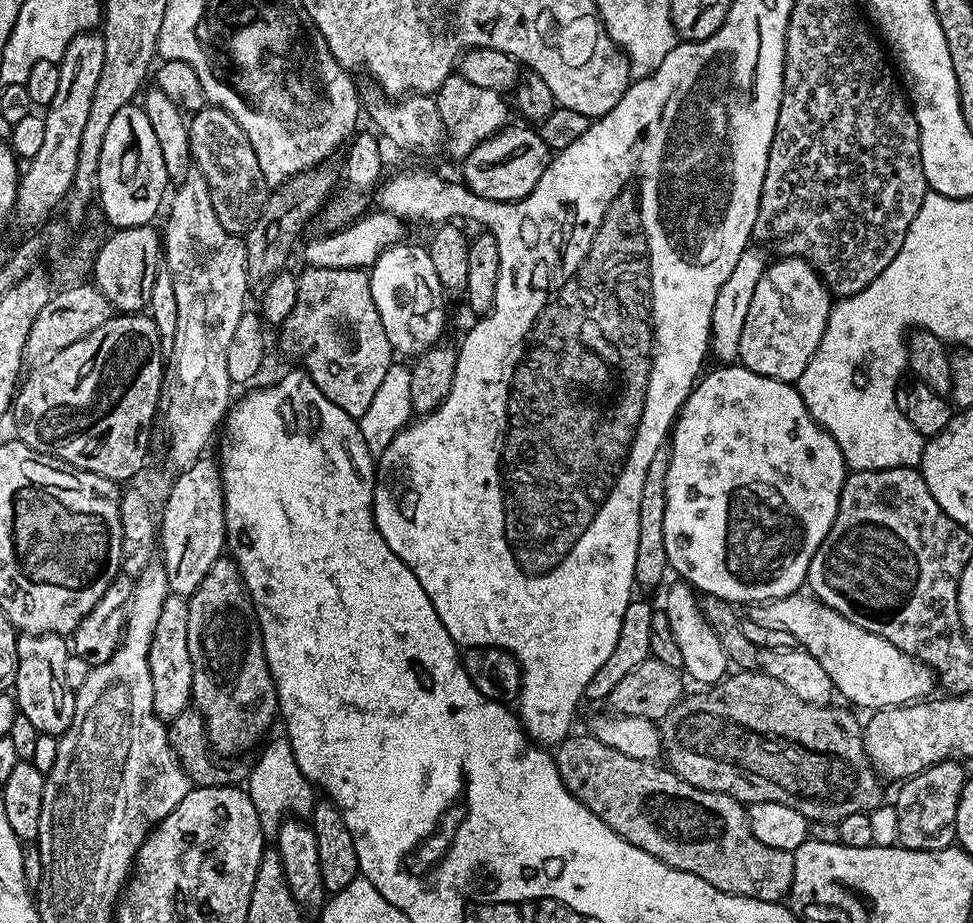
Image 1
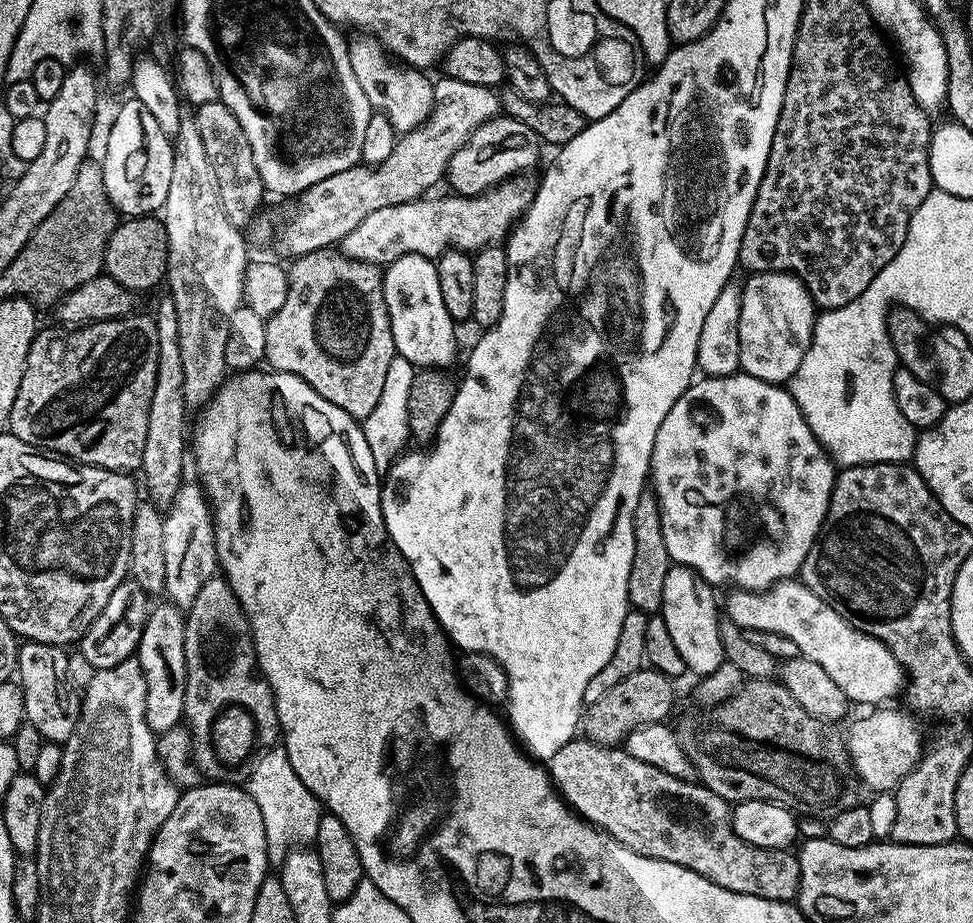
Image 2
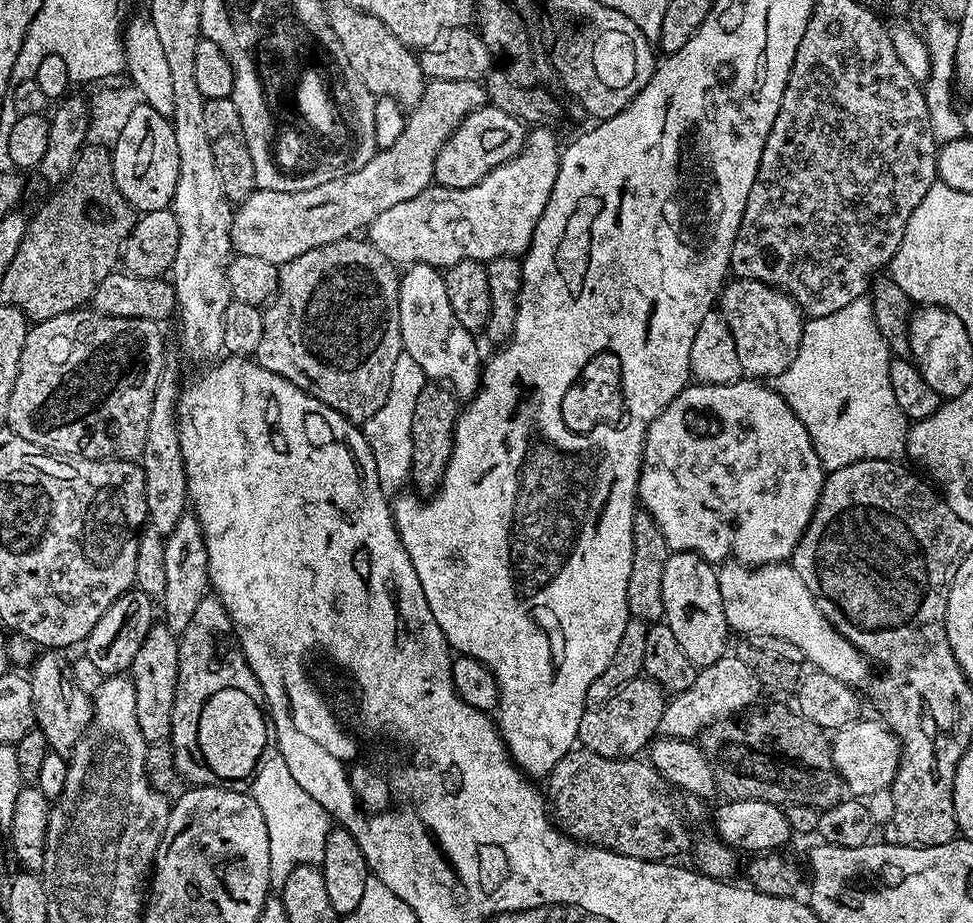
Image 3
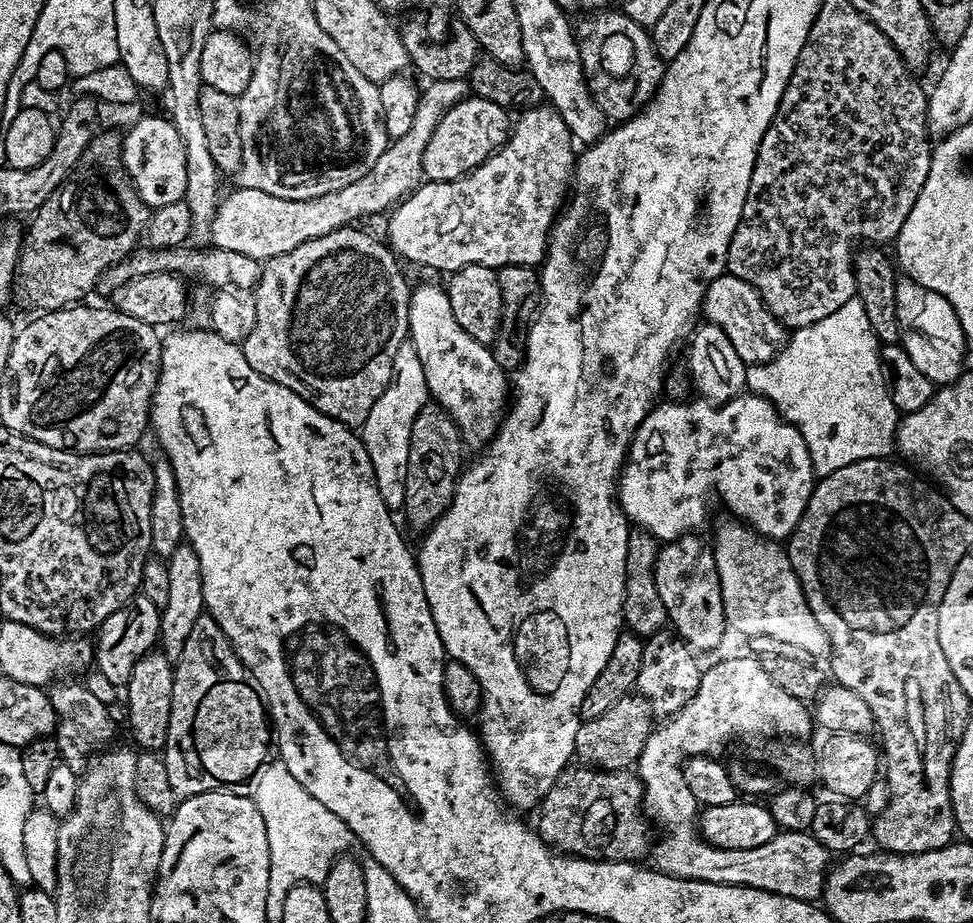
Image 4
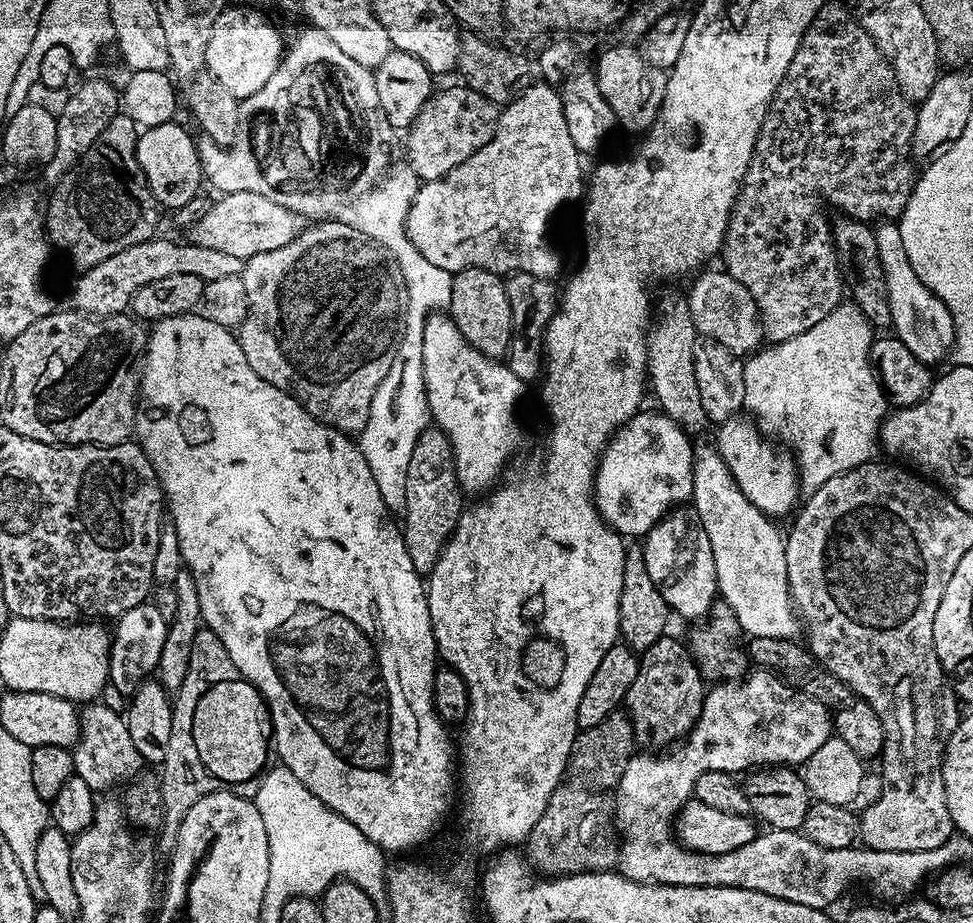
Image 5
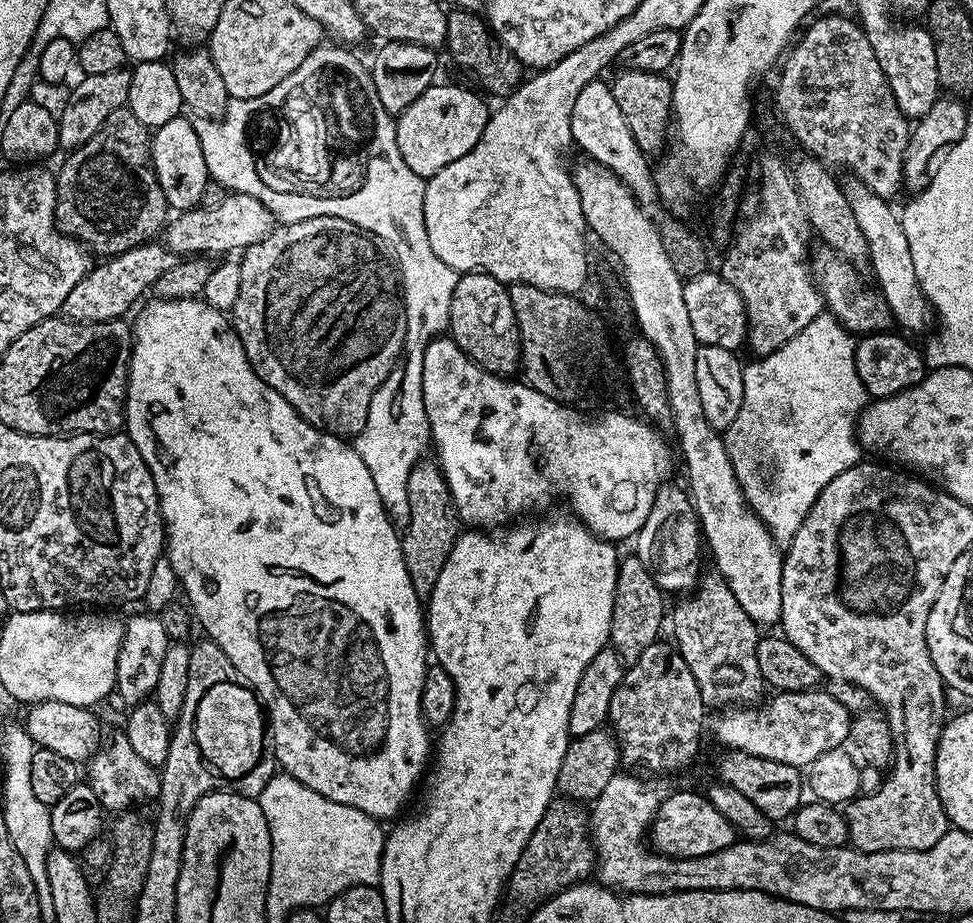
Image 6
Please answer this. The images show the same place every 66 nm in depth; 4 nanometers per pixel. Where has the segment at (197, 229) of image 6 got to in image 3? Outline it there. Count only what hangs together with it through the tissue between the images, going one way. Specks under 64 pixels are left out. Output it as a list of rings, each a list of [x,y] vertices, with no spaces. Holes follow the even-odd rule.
[[[428,80],[422,98],[407,113],[402,135],[394,141],[394,146],[379,149],[376,155],[370,158],[370,162],[362,166],[362,170],[354,170],[354,174],[346,174],[342,178],[330,178],[330,182],[322,182],[322,186],[314,186],[314,190],[279,192],[262,188],[252,191],[247,198],[239,201],[228,225],[228,237],[232,240],[233,249],[239,255],[266,258],[266,262],[279,266],[298,258],[298,254],[306,254],[306,250],[314,250],[330,242],[347,240],[353,234],[359,233],[356,232],[359,228],[360,231],[367,229],[372,220],[382,214],[382,210],[390,210],[390,206],[398,206],[398,202],[406,202],[430,187],[433,183],[432,171],[438,158],[438,150],[442,150],[444,143],[470,113],[485,107],[485,104],[484,85],[479,80]]]

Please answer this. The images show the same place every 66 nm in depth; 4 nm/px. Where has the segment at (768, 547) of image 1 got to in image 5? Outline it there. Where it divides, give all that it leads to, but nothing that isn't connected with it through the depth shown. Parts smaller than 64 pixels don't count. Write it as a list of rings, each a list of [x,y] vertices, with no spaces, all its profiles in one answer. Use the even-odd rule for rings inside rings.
[[[641,410],[618,428],[600,454],[594,481],[596,511],[613,530],[624,538],[643,538],[673,506],[687,501],[692,494],[693,441],[687,432],[659,410]],[[733,418],[721,423],[718,428],[720,433],[714,438],[714,444],[733,475],[734,482],[738,482],[742,494],[765,516],[777,518],[788,511],[791,513],[798,504],[796,496],[801,493],[795,455],[787,447],[766,438],[751,419],[740,419]]]

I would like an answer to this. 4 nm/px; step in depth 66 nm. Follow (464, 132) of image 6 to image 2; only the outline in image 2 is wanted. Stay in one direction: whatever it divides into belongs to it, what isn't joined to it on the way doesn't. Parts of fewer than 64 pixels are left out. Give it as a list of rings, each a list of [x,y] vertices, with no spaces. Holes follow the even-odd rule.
[[[498,115],[485,124],[480,124],[470,134],[470,138],[450,158],[446,173],[446,184],[458,196],[480,196],[491,188],[498,188],[505,180],[528,174],[540,160],[542,141],[530,130],[530,126],[522,126],[514,118]]]

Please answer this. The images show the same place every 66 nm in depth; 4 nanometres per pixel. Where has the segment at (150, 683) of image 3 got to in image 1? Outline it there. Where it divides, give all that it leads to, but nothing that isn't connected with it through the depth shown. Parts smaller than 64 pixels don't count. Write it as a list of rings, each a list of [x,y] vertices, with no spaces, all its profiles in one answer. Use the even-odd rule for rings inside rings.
[[[170,594],[162,602],[162,614],[158,614],[158,626],[154,626],[154,638],[150,642],[150,683],[154,685],[154,714],[165,722],[174,722],[192,704],[194,666],[190,666],[190,646],[186,634],[188,601],[185,597]]]

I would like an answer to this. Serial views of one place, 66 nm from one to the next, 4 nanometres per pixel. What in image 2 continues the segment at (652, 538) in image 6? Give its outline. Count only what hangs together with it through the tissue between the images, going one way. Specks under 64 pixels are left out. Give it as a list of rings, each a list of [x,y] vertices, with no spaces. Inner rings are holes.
[[[673,564],[671,570],[666,574],[666,587],[662,589],[662,606],[659,615],[664,617],[666,630],[670,630],[670,639],[682,654],[682,662],[689,673],[693,672],[696,678],[703,678],[714,674],[718,666],[726,661],[723,652],[722,638],[720,637],[719,624],[722,617],[721,609],[716,609],[716,596],[713,585],[708,584],[695,570],[688,568],[685,564]]]

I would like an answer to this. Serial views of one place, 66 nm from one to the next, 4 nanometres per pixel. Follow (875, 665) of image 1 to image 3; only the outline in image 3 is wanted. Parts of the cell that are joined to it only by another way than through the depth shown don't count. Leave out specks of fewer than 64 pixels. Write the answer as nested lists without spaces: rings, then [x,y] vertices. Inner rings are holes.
[[[730,560],[717,569],[717,576],[727,624],[733,633],[774,634],[774,638],[786,638],[786,642],[794,642],[802,650],[804,660],[812,663],[815,671],[830,674],[830,678],[838,678],[843,684],[860,686],[864,679],[869,679],[868,657],[818,610],[810,590],[806,590],[806,582],[798,578],[791,563],[749,566]]]

